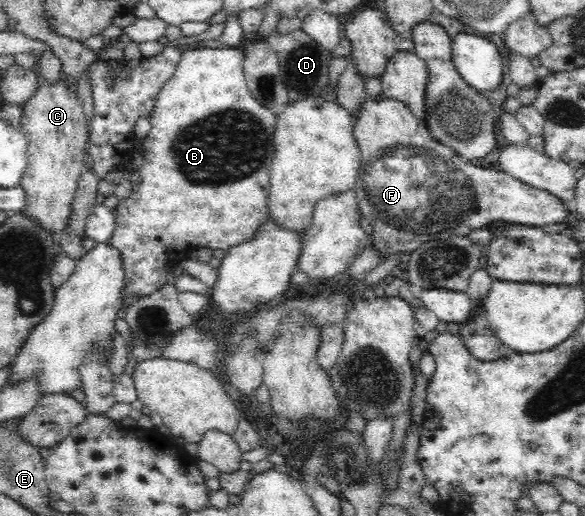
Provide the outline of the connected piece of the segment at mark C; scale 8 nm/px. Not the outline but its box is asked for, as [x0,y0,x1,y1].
[19,78,86,241]

